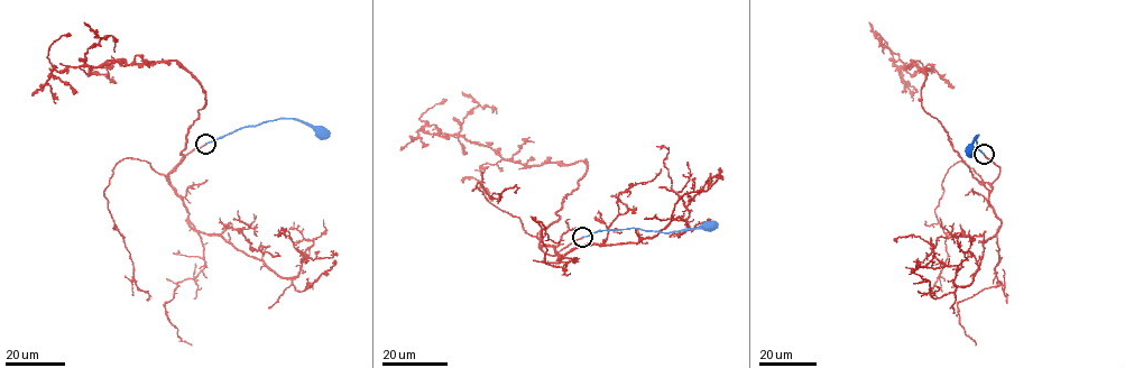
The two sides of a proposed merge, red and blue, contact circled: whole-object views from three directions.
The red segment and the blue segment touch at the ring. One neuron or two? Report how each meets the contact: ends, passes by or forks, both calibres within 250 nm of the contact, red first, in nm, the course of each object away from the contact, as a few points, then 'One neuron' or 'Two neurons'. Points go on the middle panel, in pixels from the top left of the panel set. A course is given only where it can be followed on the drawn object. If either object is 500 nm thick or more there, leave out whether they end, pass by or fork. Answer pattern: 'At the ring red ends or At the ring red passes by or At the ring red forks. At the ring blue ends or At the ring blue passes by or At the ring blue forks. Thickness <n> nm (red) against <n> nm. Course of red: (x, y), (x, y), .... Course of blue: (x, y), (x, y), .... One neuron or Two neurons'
At the ring red ends. At the ring blue ends. Thickness 220 nm (red) against 220 nm. Course of red: (582, 238), (555, 255), (540, 246), (587, 163), (503, 159), (420, 119), (446, 99). Course of blue: (582, 238), (598, 230), (637, 228), (663, 232), (708, 227). Two neurons

